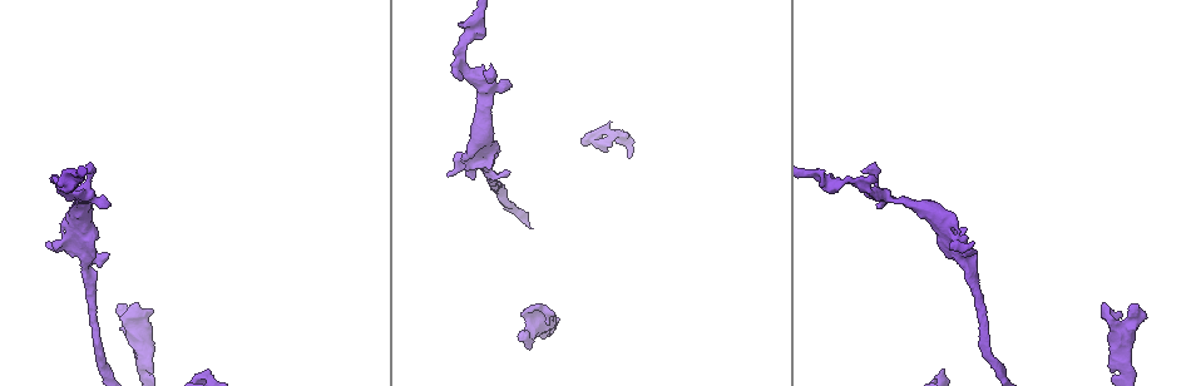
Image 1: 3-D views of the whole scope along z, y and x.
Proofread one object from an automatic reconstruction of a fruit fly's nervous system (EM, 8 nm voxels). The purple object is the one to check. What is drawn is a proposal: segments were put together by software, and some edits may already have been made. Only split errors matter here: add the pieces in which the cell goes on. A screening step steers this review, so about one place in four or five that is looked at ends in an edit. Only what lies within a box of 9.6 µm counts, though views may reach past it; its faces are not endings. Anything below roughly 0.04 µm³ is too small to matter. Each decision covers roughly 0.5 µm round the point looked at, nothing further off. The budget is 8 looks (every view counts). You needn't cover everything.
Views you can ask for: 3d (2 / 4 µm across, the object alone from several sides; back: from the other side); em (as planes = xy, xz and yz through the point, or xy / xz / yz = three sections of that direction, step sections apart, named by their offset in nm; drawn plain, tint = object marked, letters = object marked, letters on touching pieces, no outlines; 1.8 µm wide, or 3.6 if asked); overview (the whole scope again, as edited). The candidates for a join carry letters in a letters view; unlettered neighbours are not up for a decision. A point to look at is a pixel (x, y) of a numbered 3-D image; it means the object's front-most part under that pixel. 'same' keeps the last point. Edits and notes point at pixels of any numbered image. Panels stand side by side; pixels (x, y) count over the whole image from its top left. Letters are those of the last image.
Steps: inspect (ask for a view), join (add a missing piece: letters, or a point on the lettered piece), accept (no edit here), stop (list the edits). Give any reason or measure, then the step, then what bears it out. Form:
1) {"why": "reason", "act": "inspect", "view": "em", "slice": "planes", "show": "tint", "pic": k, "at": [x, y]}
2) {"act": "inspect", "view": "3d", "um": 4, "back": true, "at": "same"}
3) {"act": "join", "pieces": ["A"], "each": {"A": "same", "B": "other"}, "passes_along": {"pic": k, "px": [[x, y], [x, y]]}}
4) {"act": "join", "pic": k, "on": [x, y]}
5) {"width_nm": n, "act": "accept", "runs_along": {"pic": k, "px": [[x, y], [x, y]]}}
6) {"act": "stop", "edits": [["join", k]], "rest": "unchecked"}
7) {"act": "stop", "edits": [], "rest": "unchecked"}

{"why": "thick turns thin", "act": "inspect", "view": "em", "slice": "planes", "show": "tint", "pic": 1, "at": [491, 160]}

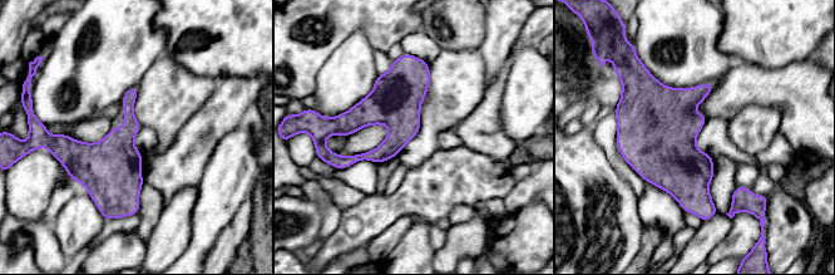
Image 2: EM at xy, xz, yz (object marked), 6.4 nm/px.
{"act": "inspect", "view": "em", "slice": "planes", "show": "letters", "at": "same"}

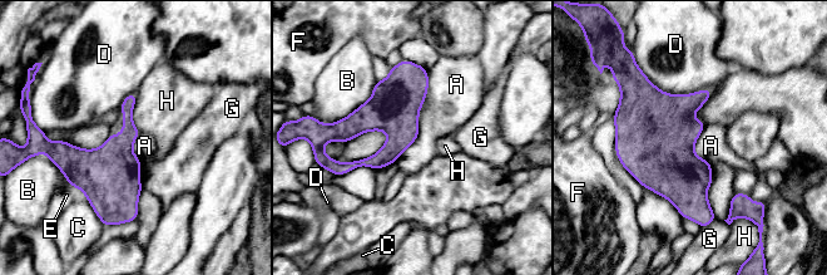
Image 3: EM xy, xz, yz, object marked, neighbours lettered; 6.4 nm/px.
{"act": "accept", "each": {"A": "other", "B": "other", "C": "other", "D": "other", "E": "other", "F": "other", "G": "other", "H": "other"}, "border": {"pic": 3, "px": [[427, 69], [419, 134], [394, 162]]}, "found": "none of them fits"}

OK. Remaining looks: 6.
{"why": "an open end", "act": "inspect", "view": "3d", "um": 2, "pic": 1, "at": [864, 169]}

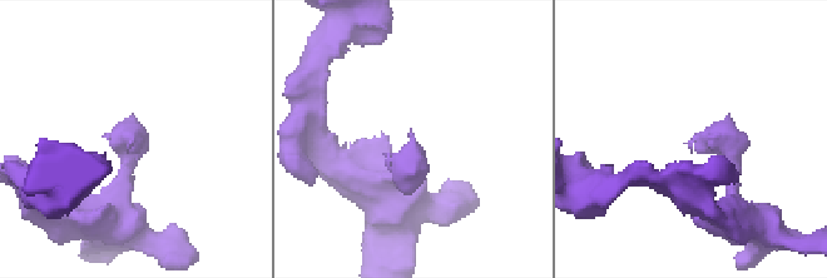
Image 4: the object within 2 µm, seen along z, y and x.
{"why": "shape alone is not enough", "act": "inspect", "view": "em", "slice": "planes", "show": "tint", "pic": 4, "at": [409, 135]}

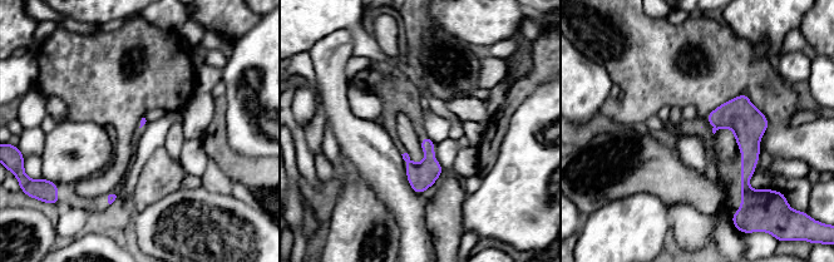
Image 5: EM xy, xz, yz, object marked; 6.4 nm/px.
{"why": "see the neighbours", "act": "inspect", "view": "em", "slice": "planes", "show": "letters", "at": "same"}

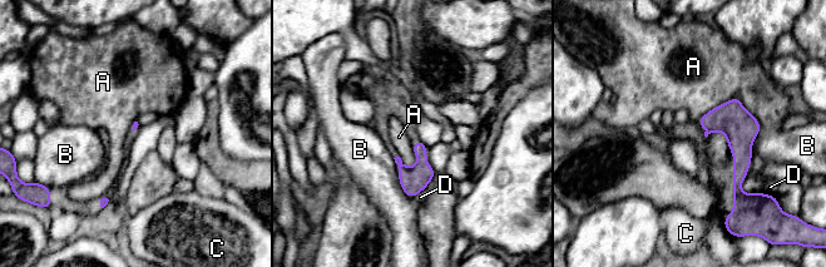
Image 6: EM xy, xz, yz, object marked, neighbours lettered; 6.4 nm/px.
{"longest_contact_nm": ["A", 420], "act": "accept", "each": {"A": "other", "B": "other", "C": "other", "D": "other"}, "border": {"pic": 6, "px": [[696, 123], [737, 98], [761, 128]]}, "found": "no lettered piece goes on from it"}

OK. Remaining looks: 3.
{"why": "free end", "act": "inspect", "view": "3d", "um": 4, "pic": 1, "at": [1137, 303]}

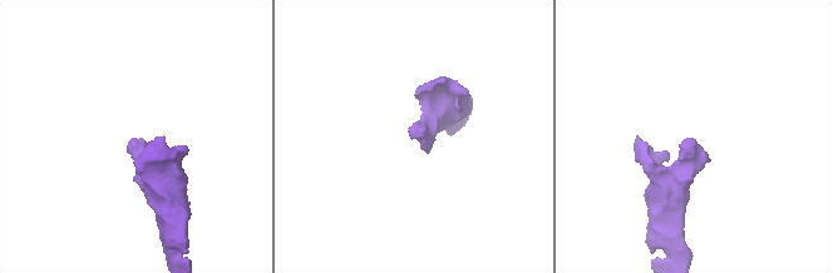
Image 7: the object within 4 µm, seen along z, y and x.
{"why": "shape alone is not enough", "act": "inspect", "view": "em", "slice": "xy", "step": 8, "show": "tint", "pic": 7, "at": [413, 138]}

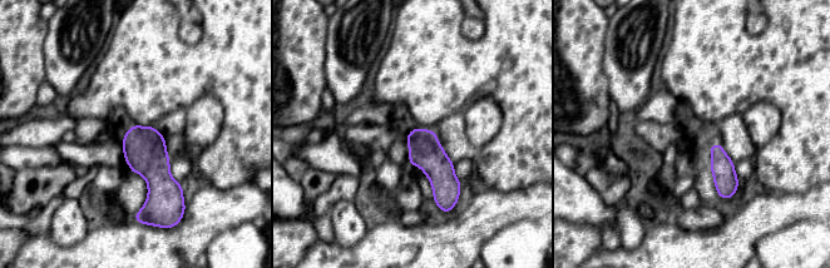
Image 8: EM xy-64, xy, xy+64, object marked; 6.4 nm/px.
{"why": "another direction", "act": "inspect", "view": "em", "slice": "xz", "step": 16, "show": "letters", "at": "same"}

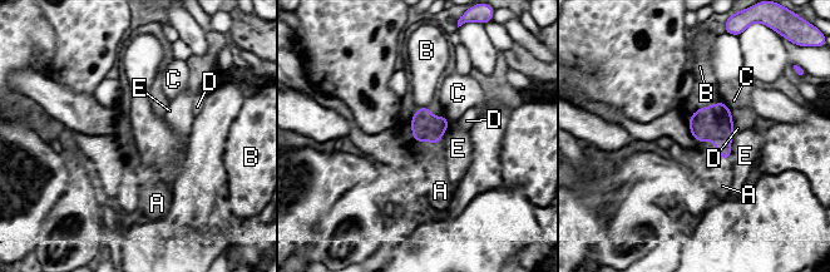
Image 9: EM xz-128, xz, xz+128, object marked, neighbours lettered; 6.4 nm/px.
{"act": "join", "pieces": ["A"], "each": {"A": "same", "B": "other", "C": "other", "D": "other", "E": "other"}, "found": "it goes on there"}

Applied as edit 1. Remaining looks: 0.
{"act": "stop", "edits": [["join", 9]], "rest": "unchecked"}

